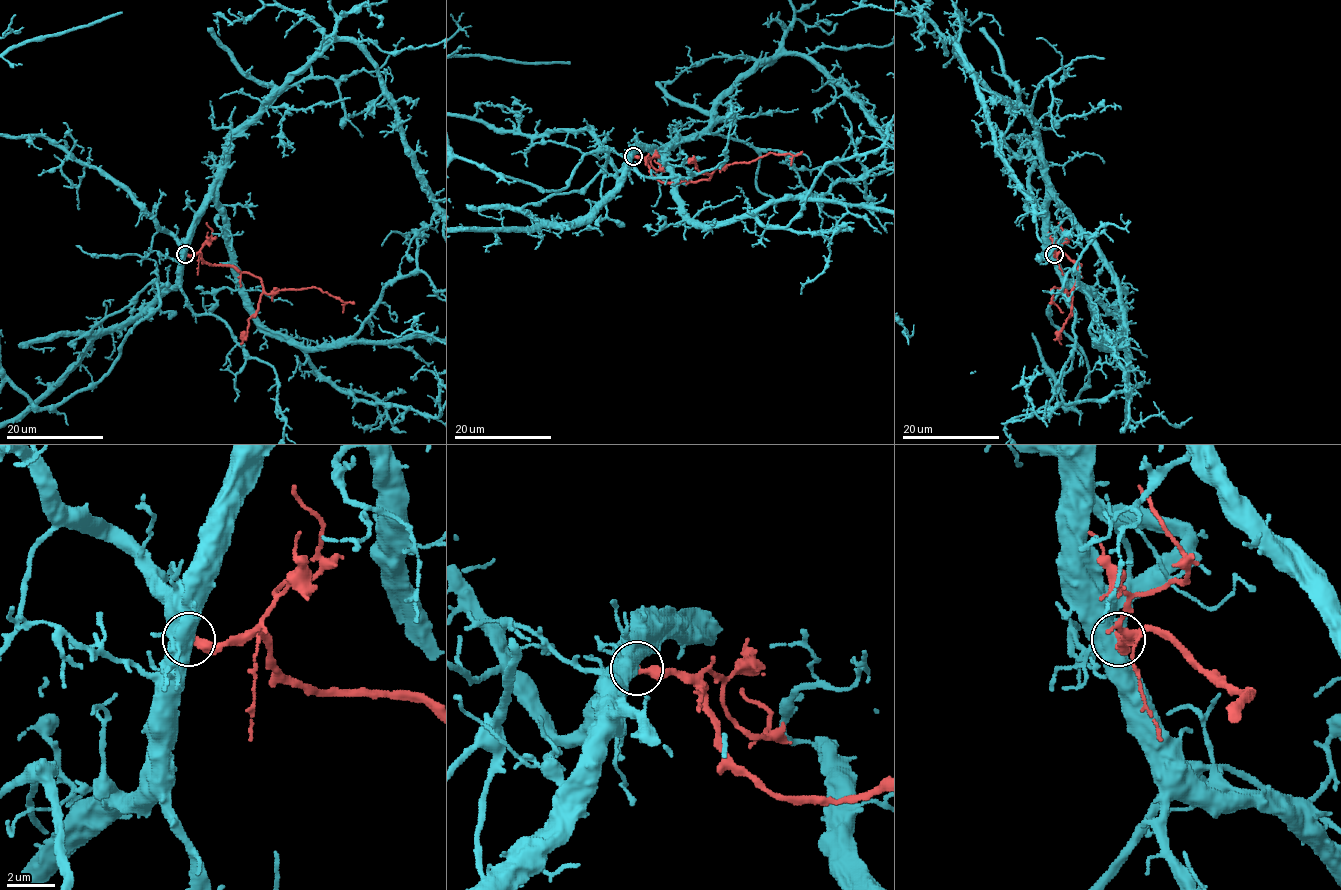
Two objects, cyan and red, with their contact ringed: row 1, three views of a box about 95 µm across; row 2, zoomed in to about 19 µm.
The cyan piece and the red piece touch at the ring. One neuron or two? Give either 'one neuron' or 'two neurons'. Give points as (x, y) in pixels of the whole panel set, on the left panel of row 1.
two neurons

